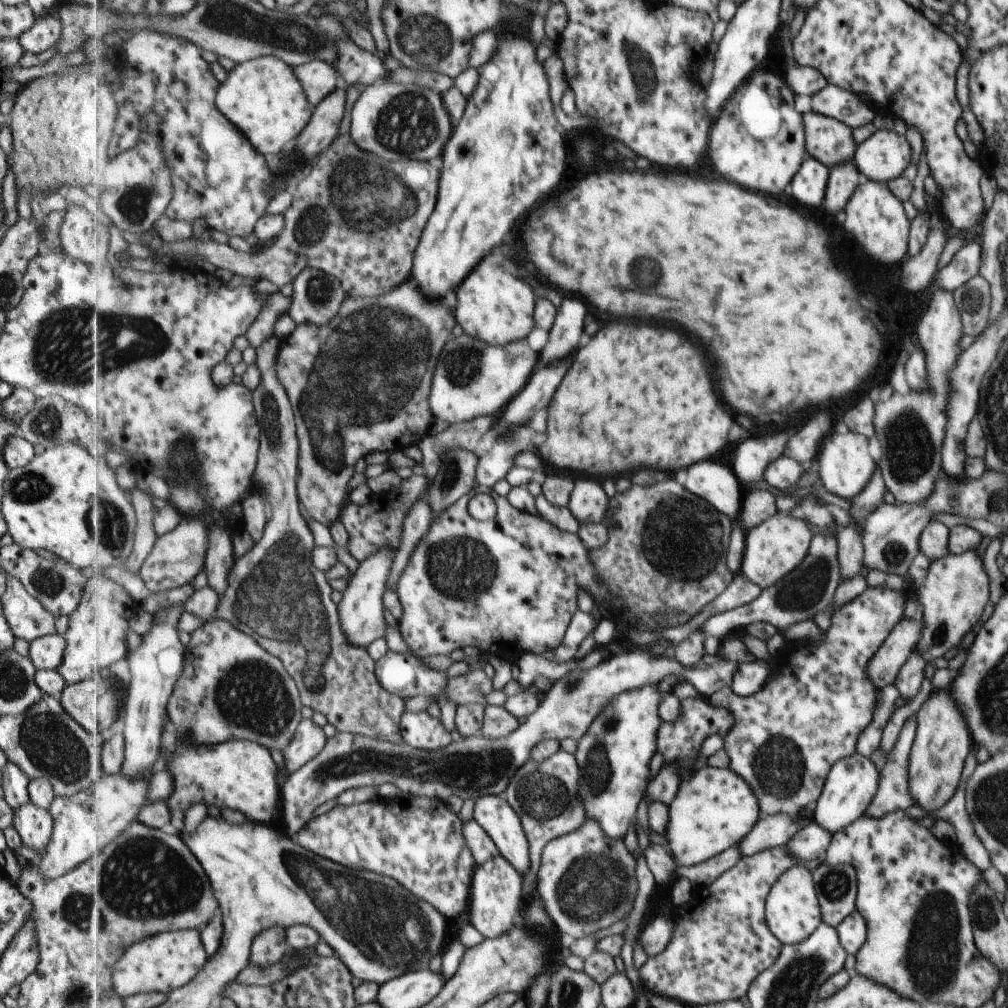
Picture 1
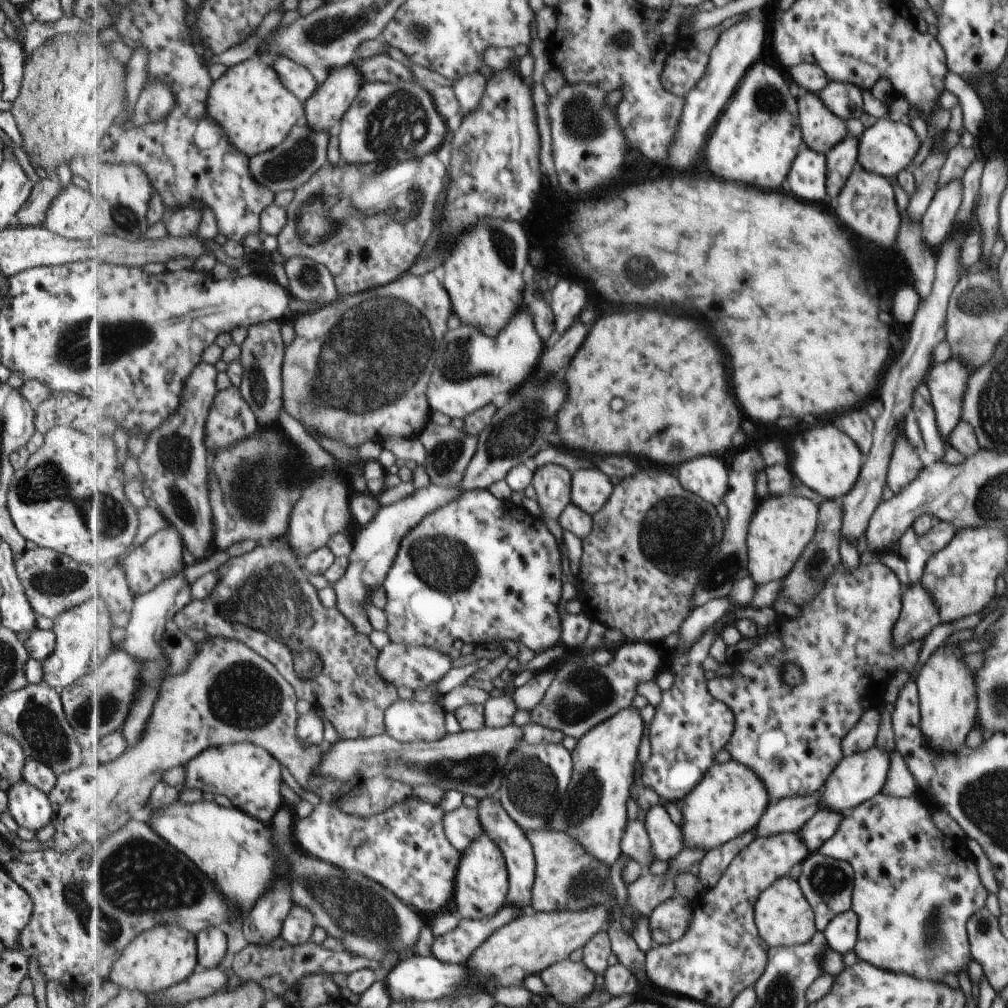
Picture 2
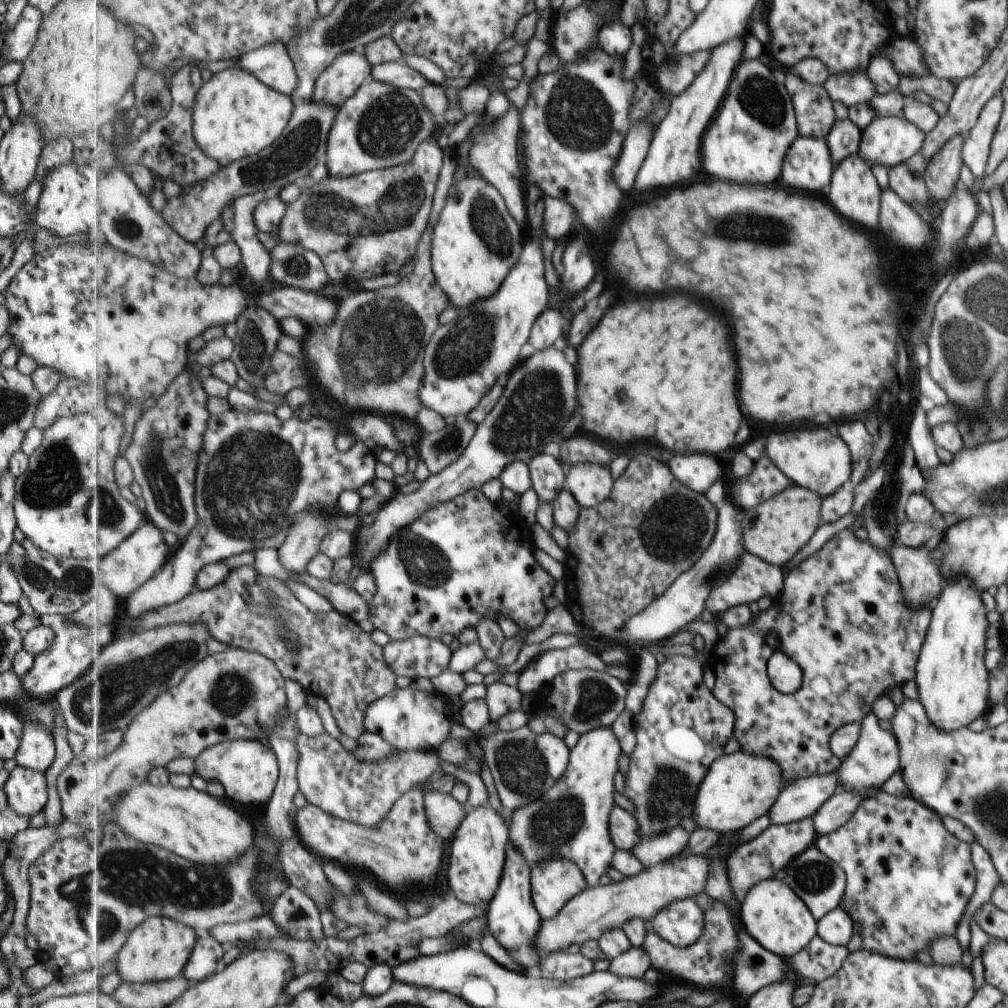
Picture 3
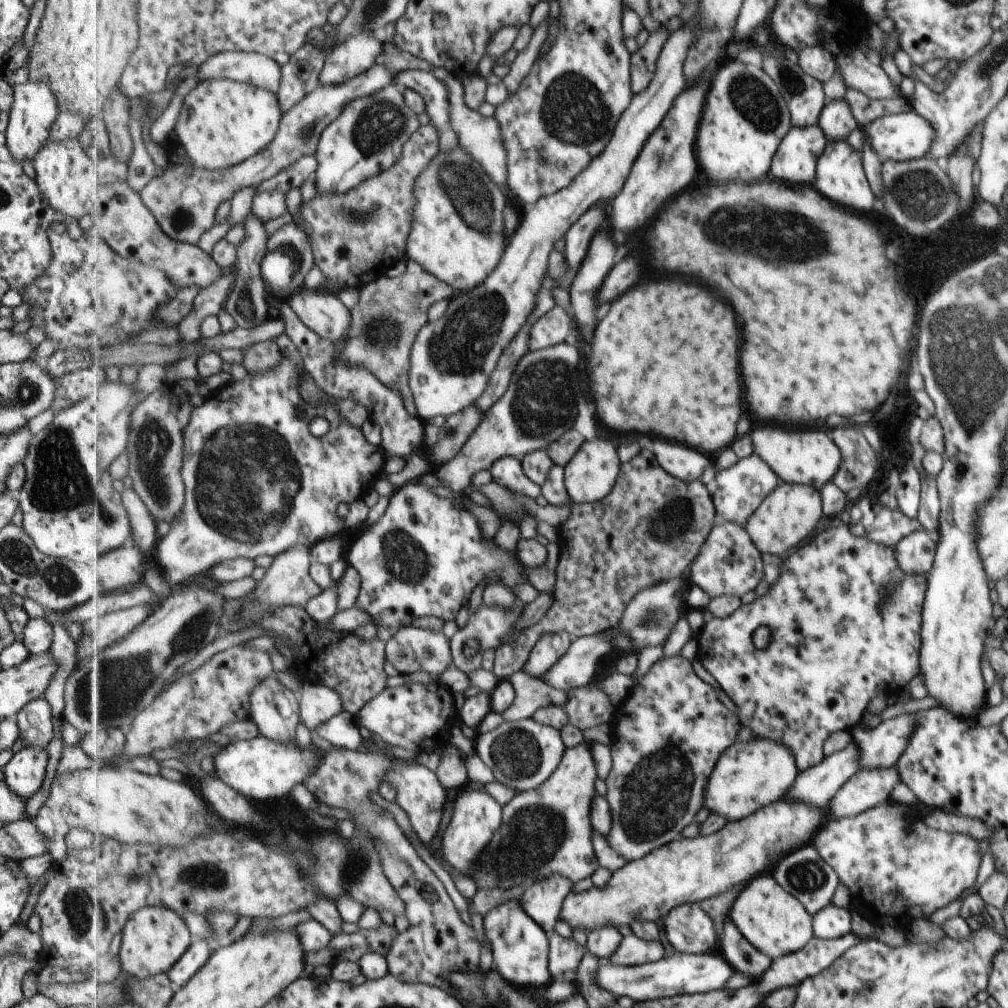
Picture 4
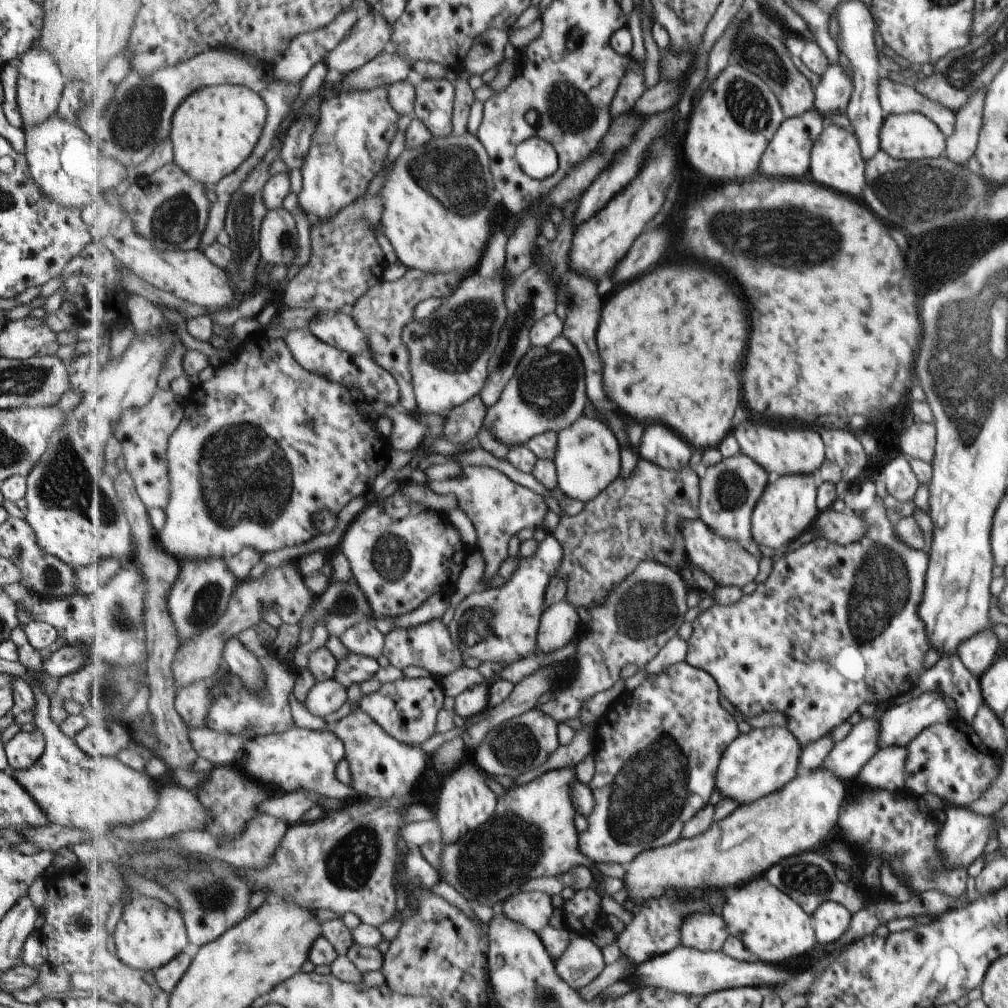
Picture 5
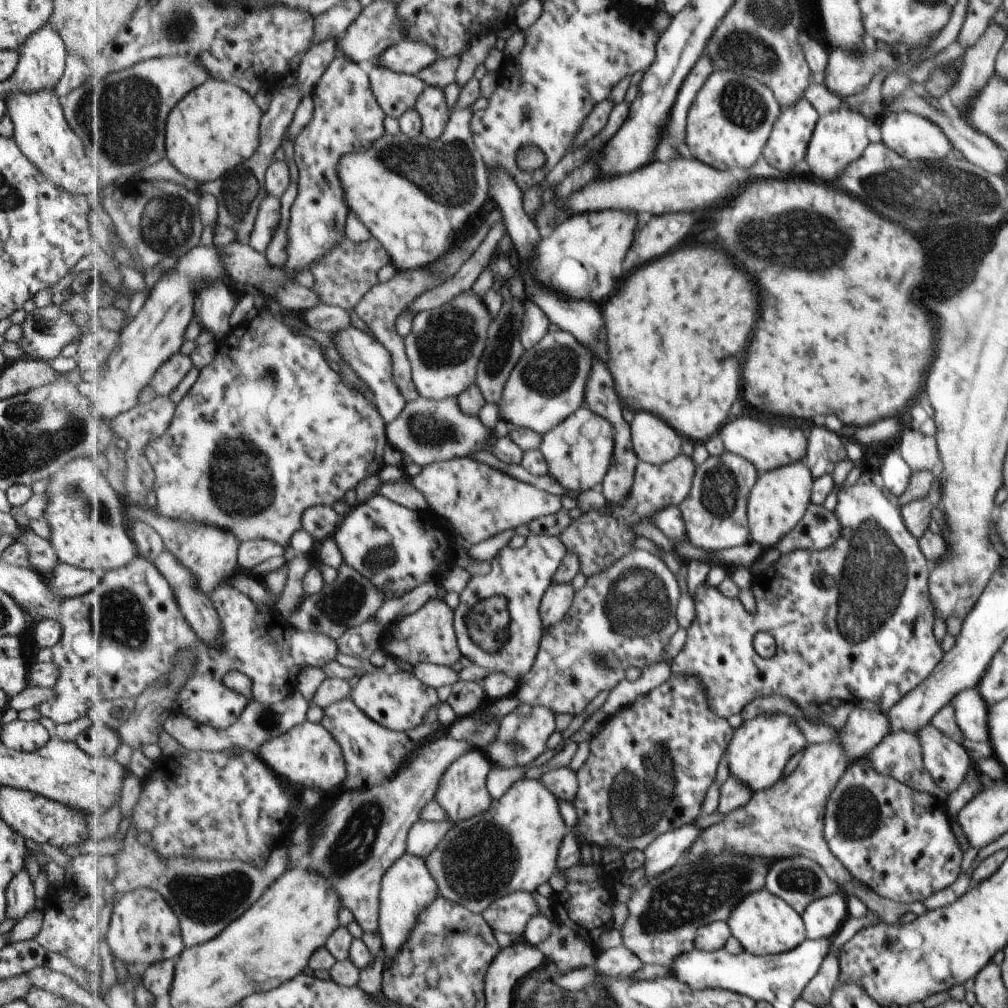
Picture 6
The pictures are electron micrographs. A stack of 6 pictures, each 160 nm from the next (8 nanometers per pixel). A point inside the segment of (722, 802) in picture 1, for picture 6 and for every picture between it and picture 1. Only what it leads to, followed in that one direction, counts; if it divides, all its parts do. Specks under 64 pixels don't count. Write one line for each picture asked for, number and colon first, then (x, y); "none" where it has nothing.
2: (730, 800)
3: (739, 787)
4: (750, 775)
5: (758, 763)
6: (759, 750)

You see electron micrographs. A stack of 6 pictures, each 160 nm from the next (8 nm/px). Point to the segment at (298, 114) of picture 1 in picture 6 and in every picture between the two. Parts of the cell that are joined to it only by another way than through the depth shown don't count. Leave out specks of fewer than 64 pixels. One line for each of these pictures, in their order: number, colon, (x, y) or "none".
2: (256, 110)
3: (236, 115)
4: (222, 123)
5: (216, 130)
6: (217, 127)

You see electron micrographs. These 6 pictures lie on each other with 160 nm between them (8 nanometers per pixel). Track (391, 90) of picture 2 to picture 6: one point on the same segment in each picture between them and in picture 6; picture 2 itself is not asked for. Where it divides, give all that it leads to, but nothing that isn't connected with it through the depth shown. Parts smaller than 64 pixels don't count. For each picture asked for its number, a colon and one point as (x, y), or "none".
3: (381, 125)
4: (368, 139)
5: (350, 144)
6: (348, 119)

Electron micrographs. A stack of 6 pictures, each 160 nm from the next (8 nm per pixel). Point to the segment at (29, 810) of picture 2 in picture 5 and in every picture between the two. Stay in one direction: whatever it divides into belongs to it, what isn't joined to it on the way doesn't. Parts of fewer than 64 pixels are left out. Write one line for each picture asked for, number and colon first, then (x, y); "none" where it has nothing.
3: (25, 790)
4: (24, 773)
5: (24, 748)

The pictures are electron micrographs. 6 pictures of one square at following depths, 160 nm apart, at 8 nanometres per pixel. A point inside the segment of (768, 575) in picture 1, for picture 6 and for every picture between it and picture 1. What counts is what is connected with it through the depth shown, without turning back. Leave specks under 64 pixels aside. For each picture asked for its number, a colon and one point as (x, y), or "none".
2: (781, 527)
3: (773, 531)
4: (789, 515)
5: (788, 505)
6: (777, 505)

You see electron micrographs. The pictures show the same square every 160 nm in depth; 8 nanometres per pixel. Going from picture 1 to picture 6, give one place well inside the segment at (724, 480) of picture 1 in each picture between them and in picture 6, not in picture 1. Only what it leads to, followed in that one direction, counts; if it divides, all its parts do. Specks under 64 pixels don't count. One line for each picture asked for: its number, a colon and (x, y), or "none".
2: (707, 476)
3: (699, 472)
4: (684, 463)
5: (666, 449)
6: (655, 442)

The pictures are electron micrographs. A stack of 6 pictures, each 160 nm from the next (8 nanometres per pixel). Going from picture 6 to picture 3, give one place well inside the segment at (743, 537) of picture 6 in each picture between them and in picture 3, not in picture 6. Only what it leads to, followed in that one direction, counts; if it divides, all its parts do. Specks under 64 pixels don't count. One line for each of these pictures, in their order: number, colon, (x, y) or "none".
3: (766, 480)
4: (740, 489)
5: (730, 489)

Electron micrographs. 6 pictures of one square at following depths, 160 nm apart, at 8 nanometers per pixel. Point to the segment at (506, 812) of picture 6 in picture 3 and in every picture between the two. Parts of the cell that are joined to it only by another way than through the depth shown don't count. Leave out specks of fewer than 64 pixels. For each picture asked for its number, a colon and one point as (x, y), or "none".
3: (572, 820)
4: (546, 831)
5: (533, 833)

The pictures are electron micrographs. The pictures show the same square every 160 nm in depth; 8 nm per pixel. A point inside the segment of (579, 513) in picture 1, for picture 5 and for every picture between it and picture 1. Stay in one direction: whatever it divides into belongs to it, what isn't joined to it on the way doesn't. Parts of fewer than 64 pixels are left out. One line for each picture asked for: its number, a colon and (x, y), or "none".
2: (591, 489)
3: (592, 484)
4: (591, 476)
5: (589, 459)

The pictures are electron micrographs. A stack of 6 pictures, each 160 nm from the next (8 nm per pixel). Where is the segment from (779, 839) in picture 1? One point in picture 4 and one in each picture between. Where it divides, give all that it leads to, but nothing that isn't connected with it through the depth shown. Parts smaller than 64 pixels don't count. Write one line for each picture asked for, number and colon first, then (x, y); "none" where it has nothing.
2: (788, 815)
3: (800, 799)
4: (816, 786)

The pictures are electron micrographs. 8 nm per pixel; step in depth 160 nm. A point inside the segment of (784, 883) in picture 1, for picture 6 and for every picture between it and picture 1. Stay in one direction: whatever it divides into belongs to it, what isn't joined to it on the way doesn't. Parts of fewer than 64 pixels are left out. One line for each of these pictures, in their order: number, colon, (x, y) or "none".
2: (784, 918)
3: (772, 913)
4: (775, 923)
5: (773, 926)
6: (763, 923)

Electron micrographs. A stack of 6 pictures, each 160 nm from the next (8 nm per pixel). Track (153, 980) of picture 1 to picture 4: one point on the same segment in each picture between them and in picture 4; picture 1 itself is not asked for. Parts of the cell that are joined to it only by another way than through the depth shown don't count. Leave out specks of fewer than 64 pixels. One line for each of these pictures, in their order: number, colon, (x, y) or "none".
2: (156, 960)
3: (159, 949)
4: (155, 939)

